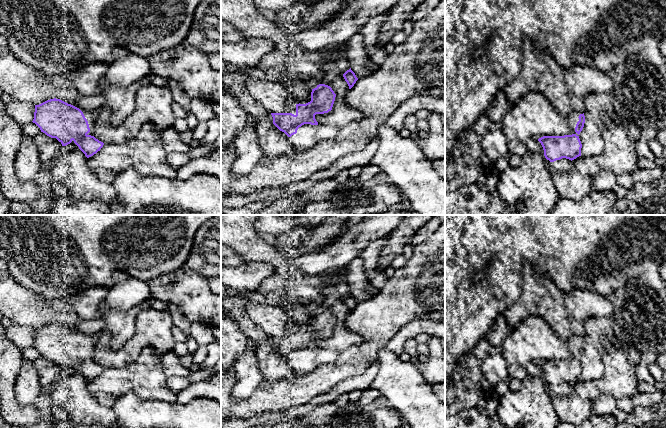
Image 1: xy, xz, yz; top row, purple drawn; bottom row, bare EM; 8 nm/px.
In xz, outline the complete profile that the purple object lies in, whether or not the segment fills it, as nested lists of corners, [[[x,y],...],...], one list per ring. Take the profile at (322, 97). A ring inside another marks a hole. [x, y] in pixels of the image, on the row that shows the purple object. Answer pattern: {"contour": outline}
{"contour": [[[319,84],[312,89],[310,102],[296,104],[295,115],[292,113],[271,113],[273,124],[288,137],[291,137],[304,124],[318,125],[315,115],[331,111],[335,97],[336,94],[330,86]]]}

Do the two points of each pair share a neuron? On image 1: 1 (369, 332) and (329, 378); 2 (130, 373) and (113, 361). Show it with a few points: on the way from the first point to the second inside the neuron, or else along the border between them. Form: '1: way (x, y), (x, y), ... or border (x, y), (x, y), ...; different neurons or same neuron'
1: way (368, 345), (350, 363), (342, 368); same neuron
2: border (139, 355), (130, 359), (123, 367), (104, 368); different neurons

